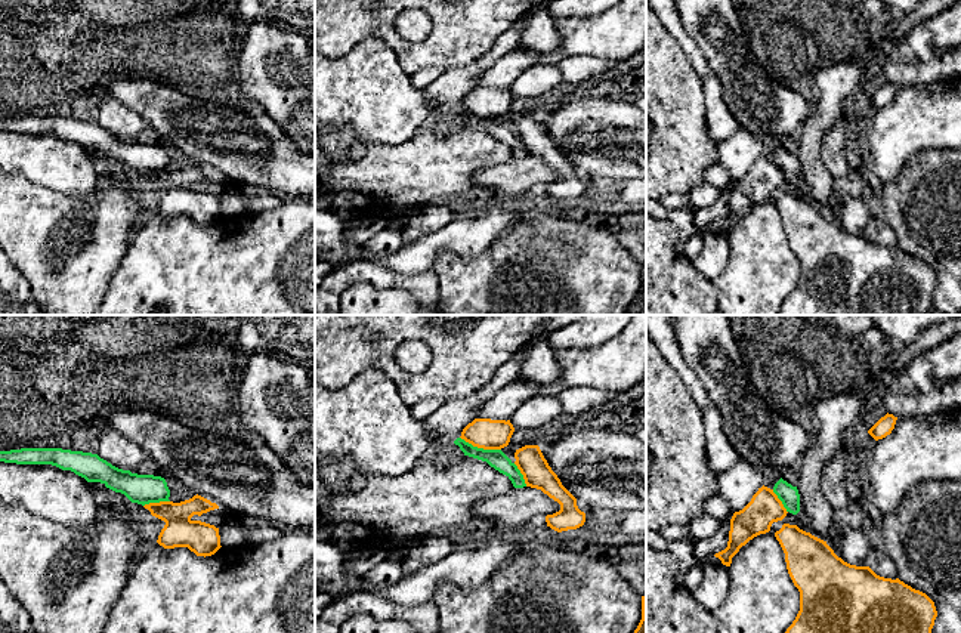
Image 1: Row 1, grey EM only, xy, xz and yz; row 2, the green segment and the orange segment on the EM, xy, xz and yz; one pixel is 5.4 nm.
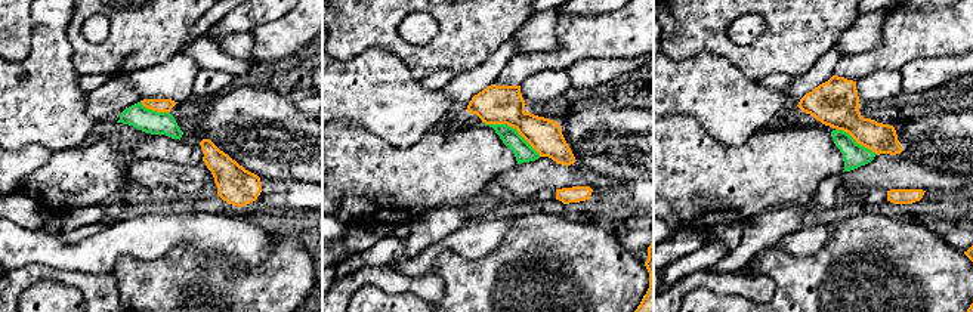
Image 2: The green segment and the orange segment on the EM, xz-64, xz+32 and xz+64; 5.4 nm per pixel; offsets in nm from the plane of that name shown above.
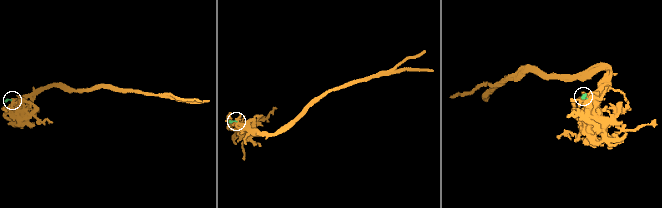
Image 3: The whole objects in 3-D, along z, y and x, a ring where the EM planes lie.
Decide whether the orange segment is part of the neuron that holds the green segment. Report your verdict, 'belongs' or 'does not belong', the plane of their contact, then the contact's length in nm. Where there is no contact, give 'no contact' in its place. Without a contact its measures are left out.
belongs; meets green in xz; contact 240 nm long

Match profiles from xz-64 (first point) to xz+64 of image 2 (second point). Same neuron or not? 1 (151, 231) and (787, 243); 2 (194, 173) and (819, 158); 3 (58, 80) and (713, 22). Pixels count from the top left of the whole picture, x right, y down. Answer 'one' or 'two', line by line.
1: one
2: two
3: two

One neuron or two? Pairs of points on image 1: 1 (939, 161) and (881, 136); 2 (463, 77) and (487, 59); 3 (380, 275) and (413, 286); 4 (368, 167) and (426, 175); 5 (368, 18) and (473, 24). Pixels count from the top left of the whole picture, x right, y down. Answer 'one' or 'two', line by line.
1: two
2: one
3: one
4: one
5: one

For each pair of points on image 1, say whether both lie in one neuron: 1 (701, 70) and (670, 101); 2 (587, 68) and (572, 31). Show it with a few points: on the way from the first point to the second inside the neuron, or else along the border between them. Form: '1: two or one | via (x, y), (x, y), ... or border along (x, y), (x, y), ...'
1: two | border along (677, 43), (694, 71), (703, 80)
2: two | border along (617, 58), (564, 56), (555, 64)

